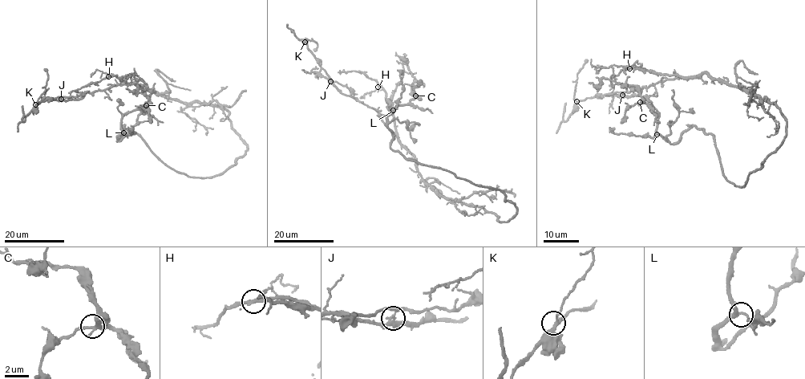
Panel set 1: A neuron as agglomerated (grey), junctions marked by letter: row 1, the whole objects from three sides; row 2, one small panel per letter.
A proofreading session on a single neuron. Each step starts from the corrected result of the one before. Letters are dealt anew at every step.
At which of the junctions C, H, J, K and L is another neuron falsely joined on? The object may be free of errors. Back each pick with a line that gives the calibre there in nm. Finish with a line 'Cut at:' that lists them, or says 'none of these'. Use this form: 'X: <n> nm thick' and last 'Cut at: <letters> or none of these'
J: 300 nm thick
Cut at: J

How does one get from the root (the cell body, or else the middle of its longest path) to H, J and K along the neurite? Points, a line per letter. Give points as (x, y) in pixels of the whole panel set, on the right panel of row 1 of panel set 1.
H: (782, 139), (786, 128), (782, 114), (756, 95), (706, 73), (681, 77), (629, 68)
J: (782, 139), (786, 120), (774, 103), (706, 73), (660, 80), (638, 95), (622, 95)
K: (782, 139), (786, 120), (774, 103), (706, 73), (576, 101)

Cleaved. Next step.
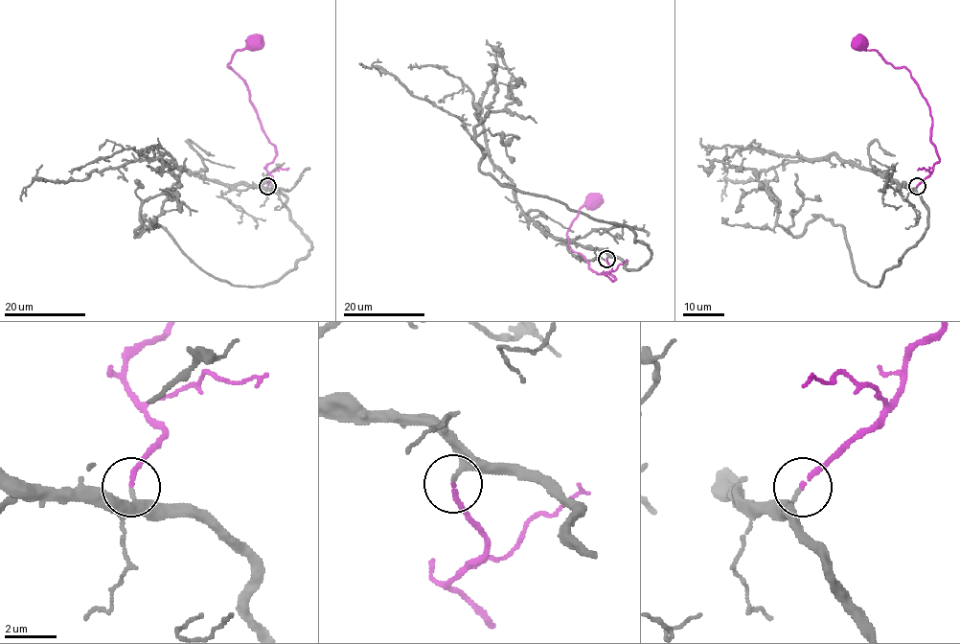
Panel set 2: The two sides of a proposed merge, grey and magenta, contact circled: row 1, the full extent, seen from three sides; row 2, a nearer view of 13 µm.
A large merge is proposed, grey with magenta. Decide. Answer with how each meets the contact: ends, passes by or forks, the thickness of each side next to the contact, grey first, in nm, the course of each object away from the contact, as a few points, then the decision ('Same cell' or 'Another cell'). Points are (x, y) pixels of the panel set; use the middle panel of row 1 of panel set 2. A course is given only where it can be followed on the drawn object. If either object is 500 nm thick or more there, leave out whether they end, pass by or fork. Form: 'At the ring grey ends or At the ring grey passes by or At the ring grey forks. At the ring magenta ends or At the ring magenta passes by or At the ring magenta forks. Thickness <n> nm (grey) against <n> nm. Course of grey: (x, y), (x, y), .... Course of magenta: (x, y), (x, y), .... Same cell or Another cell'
At the ring grey ends. At the ring magenta ends. Thickness 140 nm (grey) against 180 nm. Course of grey: (606, 259), (636, 270), (651, 249), (624, 226), (480, 170), (474, 126), (517, 101), (486, 40). Course of magenta: (606, 259), (612, 269), (605, 275), (613, 281), (608, 273), (594, 272), (569, 246), (572, 220), (595, 200). Same cell

